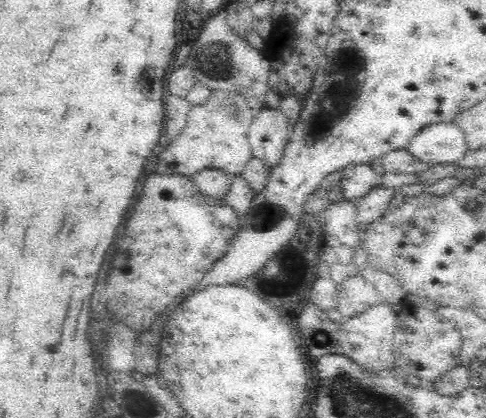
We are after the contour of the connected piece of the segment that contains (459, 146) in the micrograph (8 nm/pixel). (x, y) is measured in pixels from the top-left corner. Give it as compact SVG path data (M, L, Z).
M452 123L426 126L414 134L404 146L414 160L429 165L468 163L464 134Z

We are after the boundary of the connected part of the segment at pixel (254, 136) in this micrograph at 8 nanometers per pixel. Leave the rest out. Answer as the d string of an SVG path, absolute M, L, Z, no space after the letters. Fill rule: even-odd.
M275 102L256 111L248 133L253 158L262 161L269 168L274 167L284 154L290 129L291 125L279 112Z

